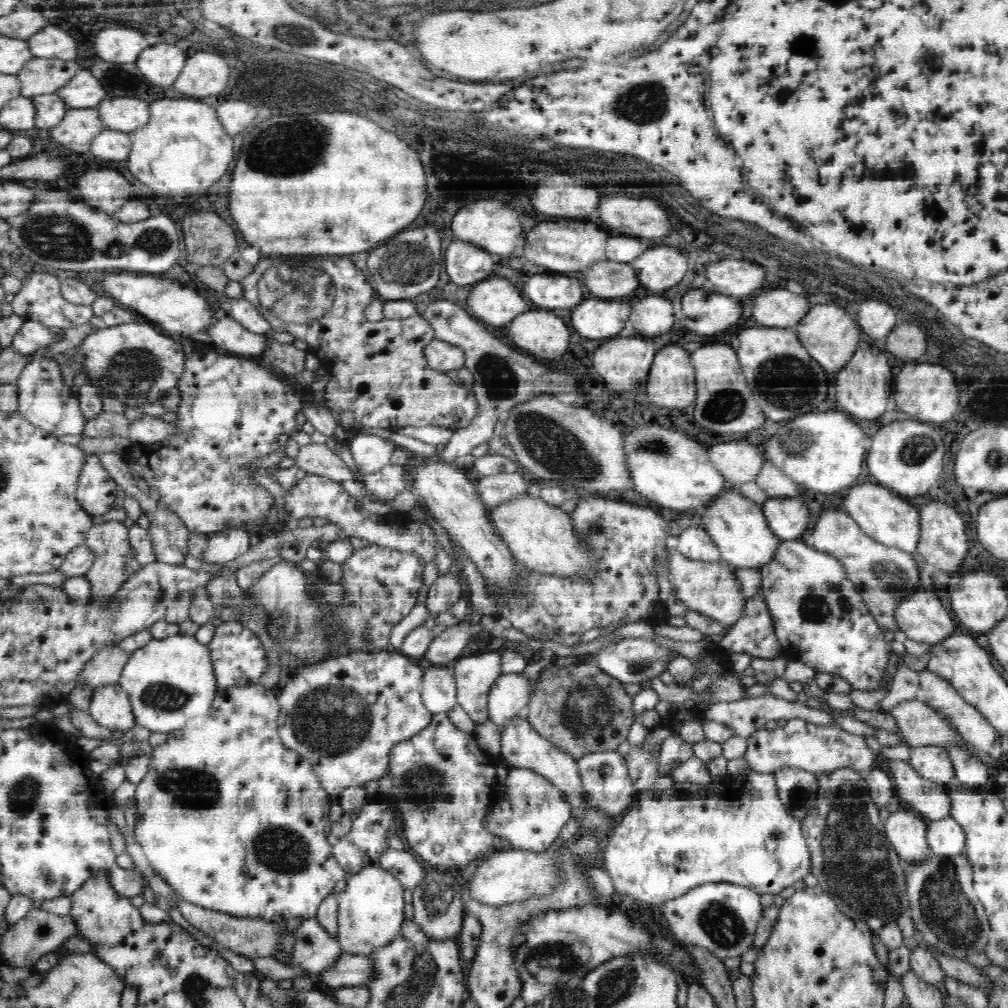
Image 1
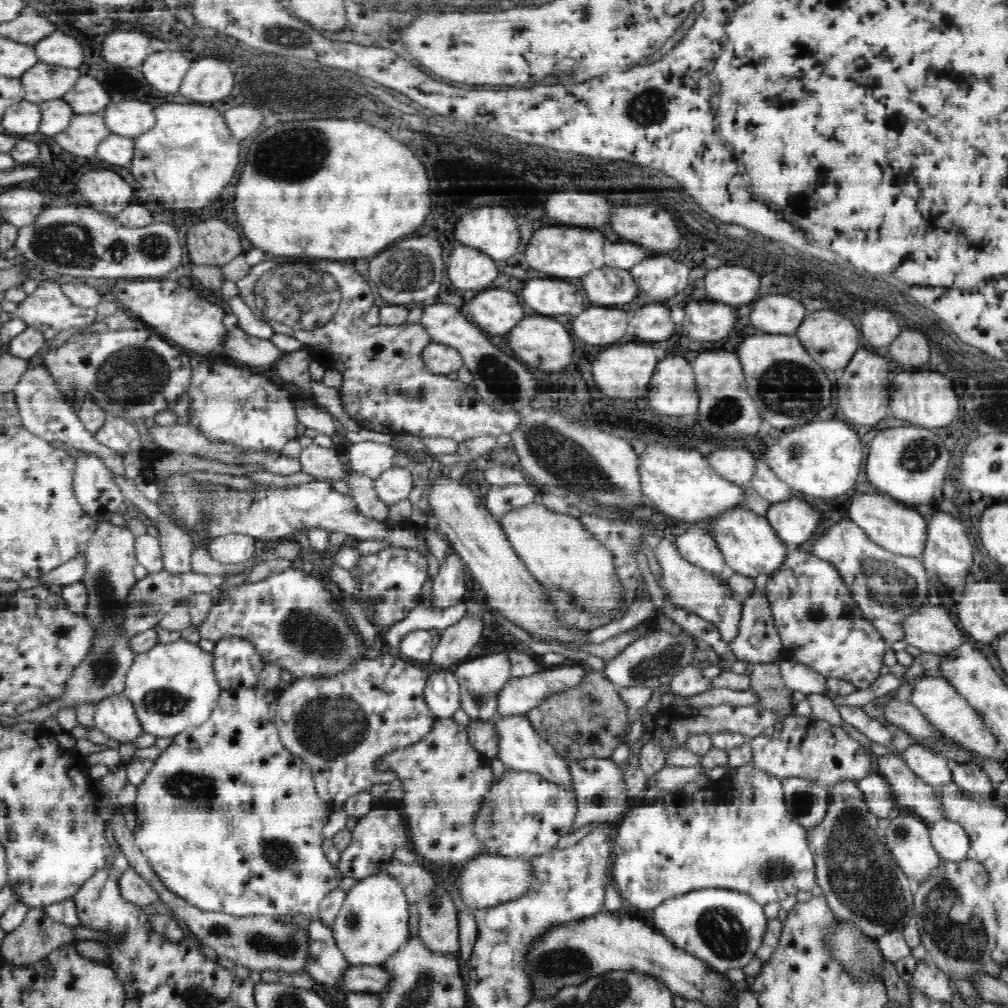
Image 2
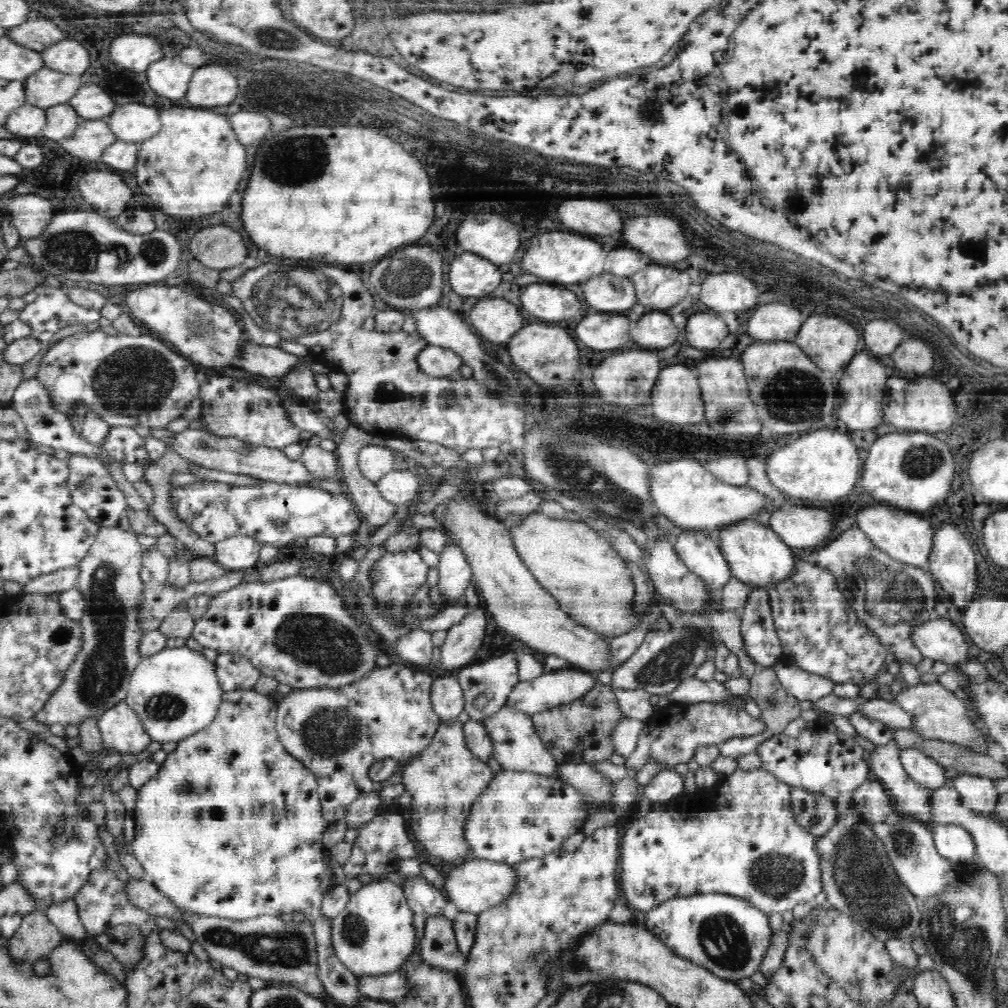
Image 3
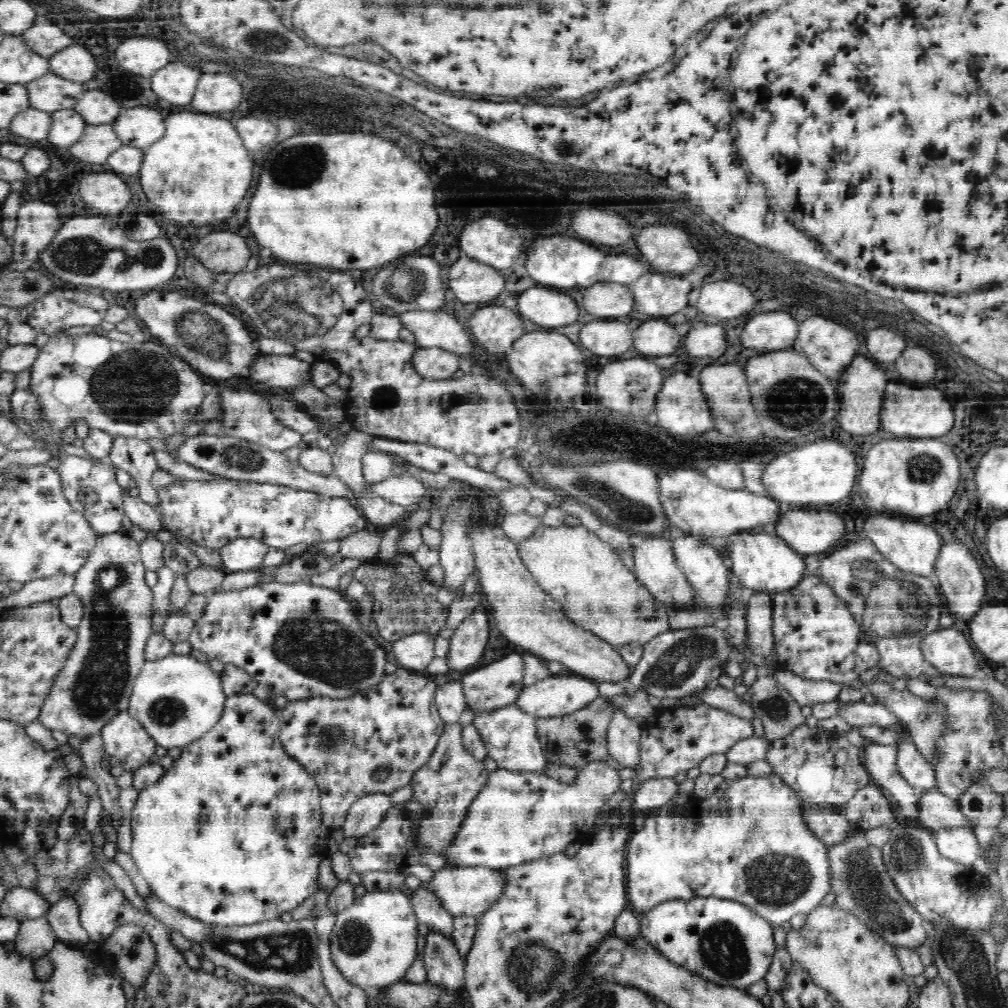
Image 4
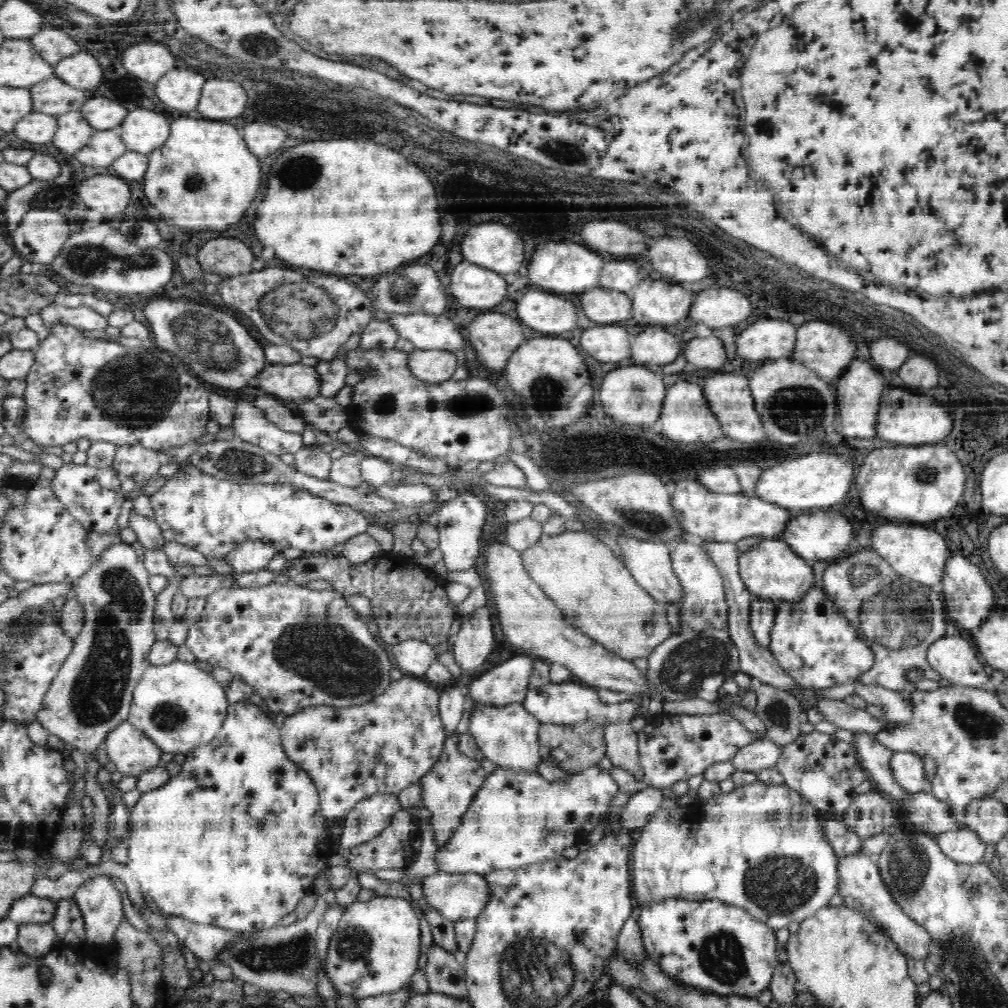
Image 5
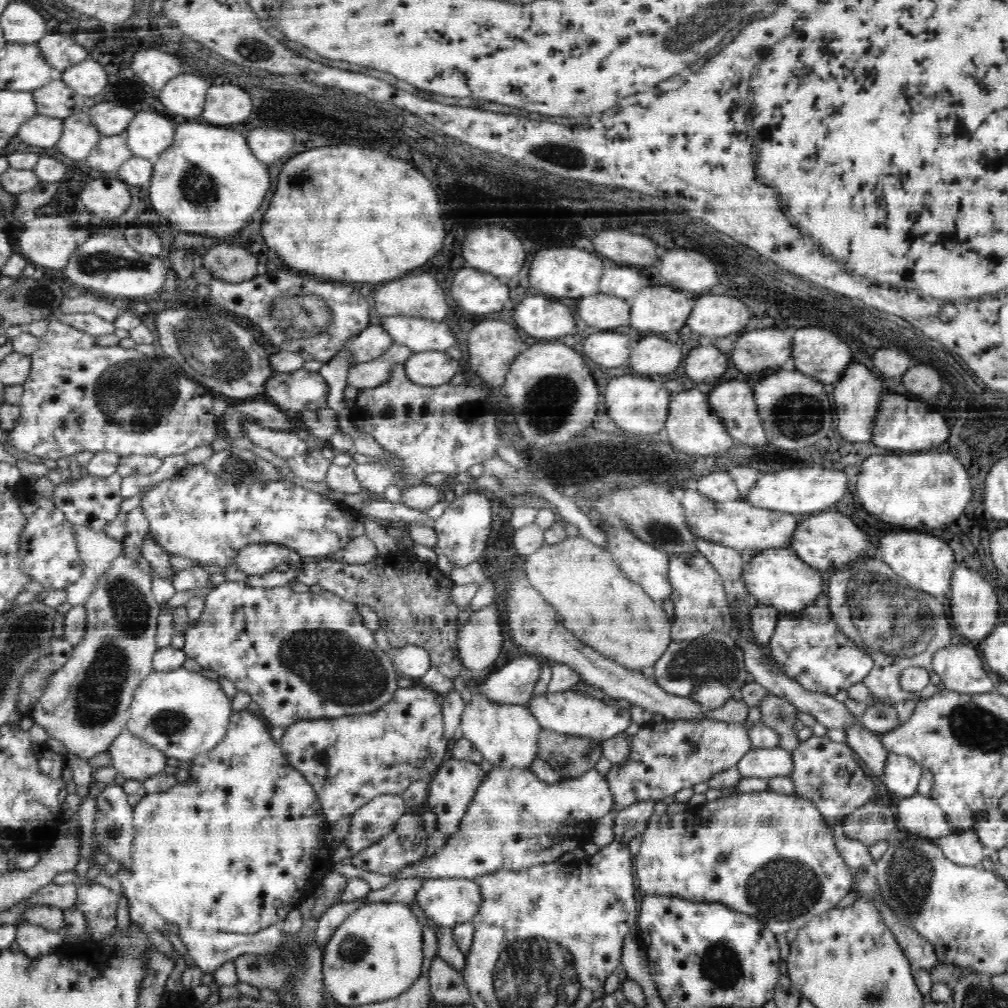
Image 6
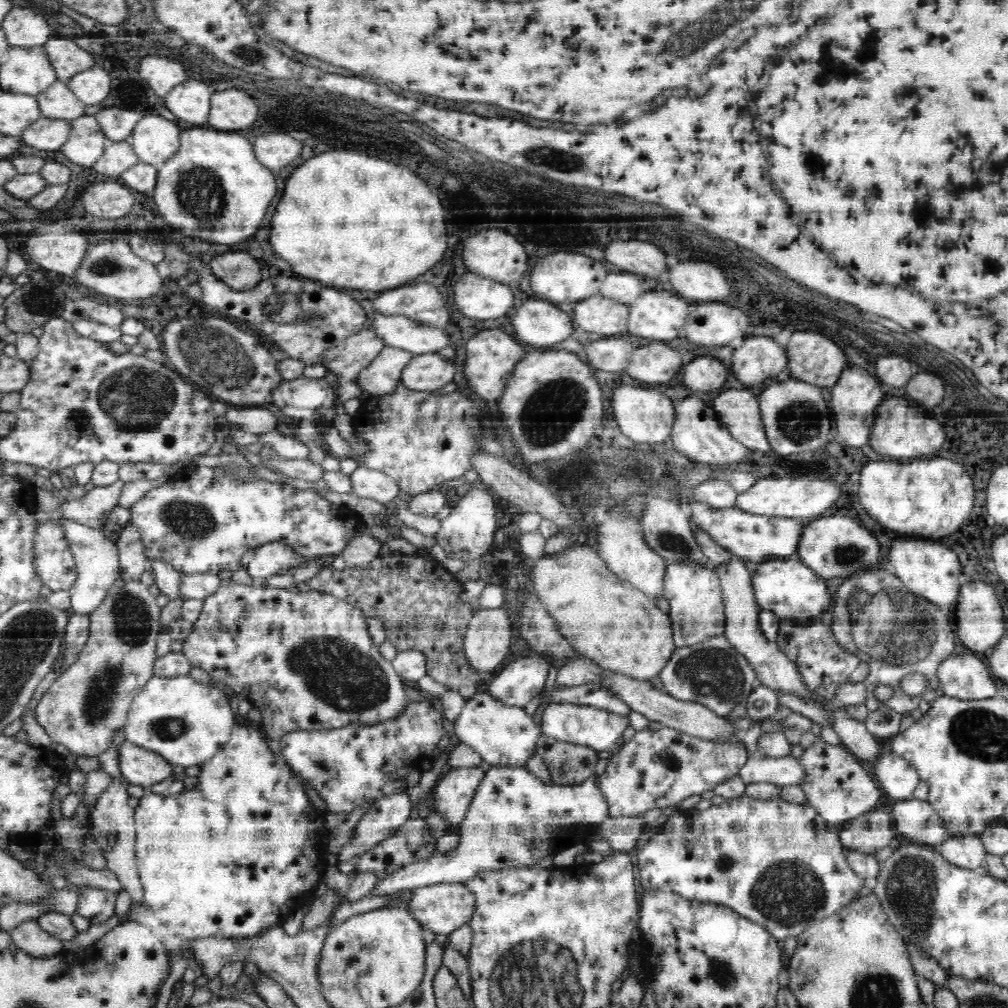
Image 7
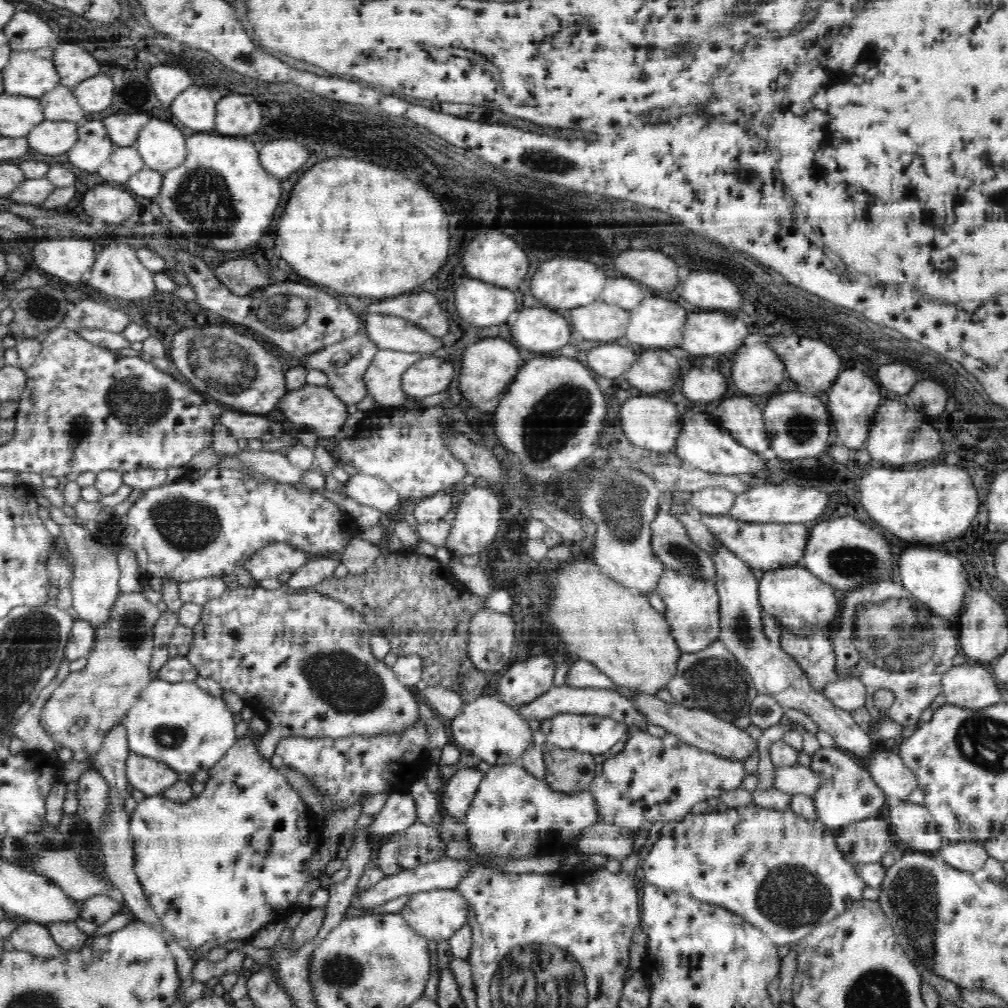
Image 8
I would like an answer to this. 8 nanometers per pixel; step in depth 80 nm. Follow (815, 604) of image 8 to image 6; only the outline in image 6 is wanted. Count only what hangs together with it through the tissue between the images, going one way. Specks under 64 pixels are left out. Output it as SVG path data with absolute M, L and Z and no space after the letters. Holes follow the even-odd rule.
M791 548L762 550L753 554L750 562L743 563L741 577L758 604L773 606L779 614L802 614L822 596L824 590L820 572L800 560Z

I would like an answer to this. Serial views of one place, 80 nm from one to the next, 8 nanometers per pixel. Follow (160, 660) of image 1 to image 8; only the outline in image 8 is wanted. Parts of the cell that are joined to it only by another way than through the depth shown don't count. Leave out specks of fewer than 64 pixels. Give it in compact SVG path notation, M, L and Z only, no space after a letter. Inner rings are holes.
M151 680L123 719L130 752L160 762L175 773L210 771L236 744L236 722L223 698L210 696L192 682Z

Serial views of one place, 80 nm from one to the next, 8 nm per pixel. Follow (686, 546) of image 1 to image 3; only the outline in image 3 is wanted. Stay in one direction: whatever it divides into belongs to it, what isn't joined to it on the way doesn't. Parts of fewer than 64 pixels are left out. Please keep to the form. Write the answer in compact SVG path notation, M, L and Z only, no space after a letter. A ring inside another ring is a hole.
M685 531L673 538L675 551L684 565L704 581L709 592L722 592L722 586L730 580L730 567L715 538L704 531Z

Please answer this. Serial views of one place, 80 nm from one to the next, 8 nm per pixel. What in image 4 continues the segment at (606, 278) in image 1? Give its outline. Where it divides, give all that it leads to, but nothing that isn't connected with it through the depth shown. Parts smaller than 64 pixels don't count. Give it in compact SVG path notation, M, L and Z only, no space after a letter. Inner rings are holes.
M600 281L581 293L586 312L596 318L620 318L634 310L634 295L628 285Z

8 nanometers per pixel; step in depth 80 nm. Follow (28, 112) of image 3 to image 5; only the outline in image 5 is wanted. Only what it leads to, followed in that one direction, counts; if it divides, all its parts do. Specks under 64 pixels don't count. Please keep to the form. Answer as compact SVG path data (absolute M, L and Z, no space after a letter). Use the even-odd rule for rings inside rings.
M30 111L15 124L13 131L26 142L44 144L51 142L57 129L57 117Z

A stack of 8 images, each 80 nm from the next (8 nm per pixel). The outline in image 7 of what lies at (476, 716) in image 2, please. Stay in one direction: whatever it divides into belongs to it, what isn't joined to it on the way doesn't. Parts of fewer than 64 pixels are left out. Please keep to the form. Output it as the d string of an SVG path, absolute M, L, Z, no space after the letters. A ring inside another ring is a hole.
M536 656L534 660L530 658L522 658L522 660L516 660L512 664L508 664L498 676L494 676L490 682L490 686L486 688L486 691L491 694L492 697L508 706L528 707L531 708L530 701L538 696L538 693L544 690L546 686L545 682L549 673L550 664L548 660Z

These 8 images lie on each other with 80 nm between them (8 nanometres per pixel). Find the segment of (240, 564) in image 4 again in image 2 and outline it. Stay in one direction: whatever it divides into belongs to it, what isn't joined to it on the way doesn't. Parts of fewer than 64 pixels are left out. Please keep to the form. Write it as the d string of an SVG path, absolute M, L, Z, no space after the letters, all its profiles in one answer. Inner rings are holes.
M227 534L224 537L212 539L210 544L207 544L207 549L211 558L223 565L244 564L256 554L255 541L255 538L247 534Z

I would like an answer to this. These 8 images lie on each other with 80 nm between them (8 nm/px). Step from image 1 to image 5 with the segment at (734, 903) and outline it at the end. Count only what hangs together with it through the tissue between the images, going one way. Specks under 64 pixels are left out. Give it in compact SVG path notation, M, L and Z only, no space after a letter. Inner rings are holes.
M665 898L650 906L640 908L638 915L641 940L648 957L678 983L688 985L702 993L718 995L756 996L769 987L770 980L779 965L776 950L776 932L748 911L716 900L692 902L681 898Z

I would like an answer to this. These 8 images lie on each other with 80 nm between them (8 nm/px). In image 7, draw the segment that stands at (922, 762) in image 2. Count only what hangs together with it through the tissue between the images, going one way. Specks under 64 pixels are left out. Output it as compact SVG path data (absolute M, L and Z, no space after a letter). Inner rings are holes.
M889 751L877 761L875 770L879 788L896 801L910 799L920 782L917 771L904 758Z

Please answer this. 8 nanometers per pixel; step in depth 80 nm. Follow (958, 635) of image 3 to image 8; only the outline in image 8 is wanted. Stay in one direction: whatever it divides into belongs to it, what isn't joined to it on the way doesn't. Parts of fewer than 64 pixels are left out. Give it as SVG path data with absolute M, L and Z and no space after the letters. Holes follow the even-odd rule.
M952 665L941 679L943 696L957 709L992 709L1003 692L1001 685L994 682L992 672L982 665Z

